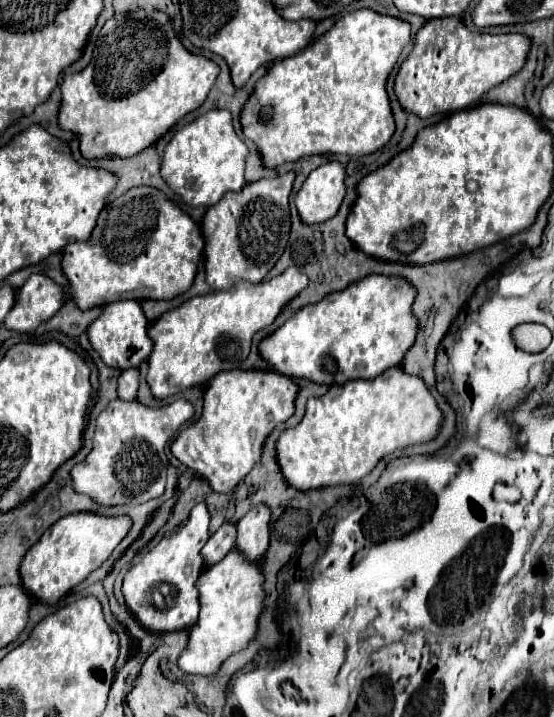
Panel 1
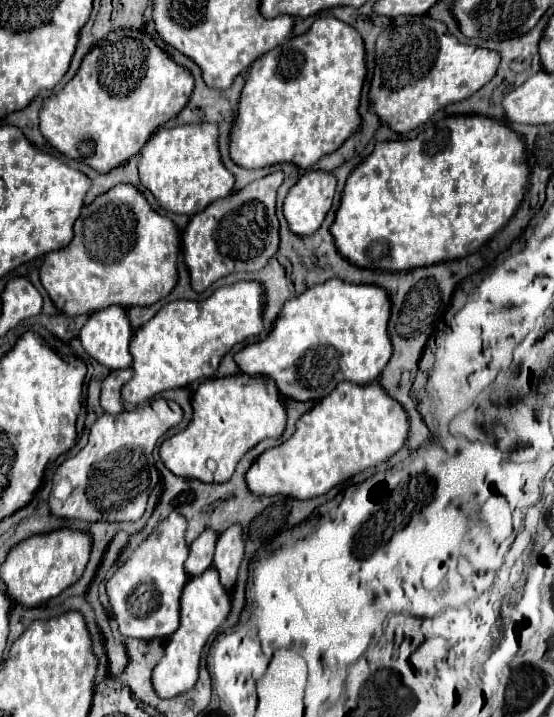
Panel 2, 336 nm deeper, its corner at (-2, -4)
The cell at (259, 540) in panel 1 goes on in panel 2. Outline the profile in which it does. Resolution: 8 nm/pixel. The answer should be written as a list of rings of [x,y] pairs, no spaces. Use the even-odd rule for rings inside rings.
[[[232,526],[218,534],[216,552],[214,552],[214,568],[220,574],[220,582],[226,590],[232,590],[238,574],[238,566],[244,556],[244,540],[240,526]]]

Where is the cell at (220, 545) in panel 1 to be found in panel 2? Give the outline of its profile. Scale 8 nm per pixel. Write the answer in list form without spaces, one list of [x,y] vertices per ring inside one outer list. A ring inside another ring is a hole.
[[[204,530],[190,546],[190,554],[184,562],[184,568],[190,576],[200,576],[204,570],[208,570],[212,566],[212,558],[214,558],[214,546],[216,546],[216,538],[218,534],[214,534],[212,530]]]

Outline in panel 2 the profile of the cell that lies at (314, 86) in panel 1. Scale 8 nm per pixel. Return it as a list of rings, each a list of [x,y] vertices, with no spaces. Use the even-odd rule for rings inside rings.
[[[334,16],[318,18],[308,32],[284,40],[278,48],[250,66],[244,76],[246,82],[230,130],[230,158],[242,168],[264,168],[282,162],[292,162],[300,168],[314,166],[322,156],[338,150],[344,140],[358,130],[358,104],[364,76],[366,62],[362,36]]]

